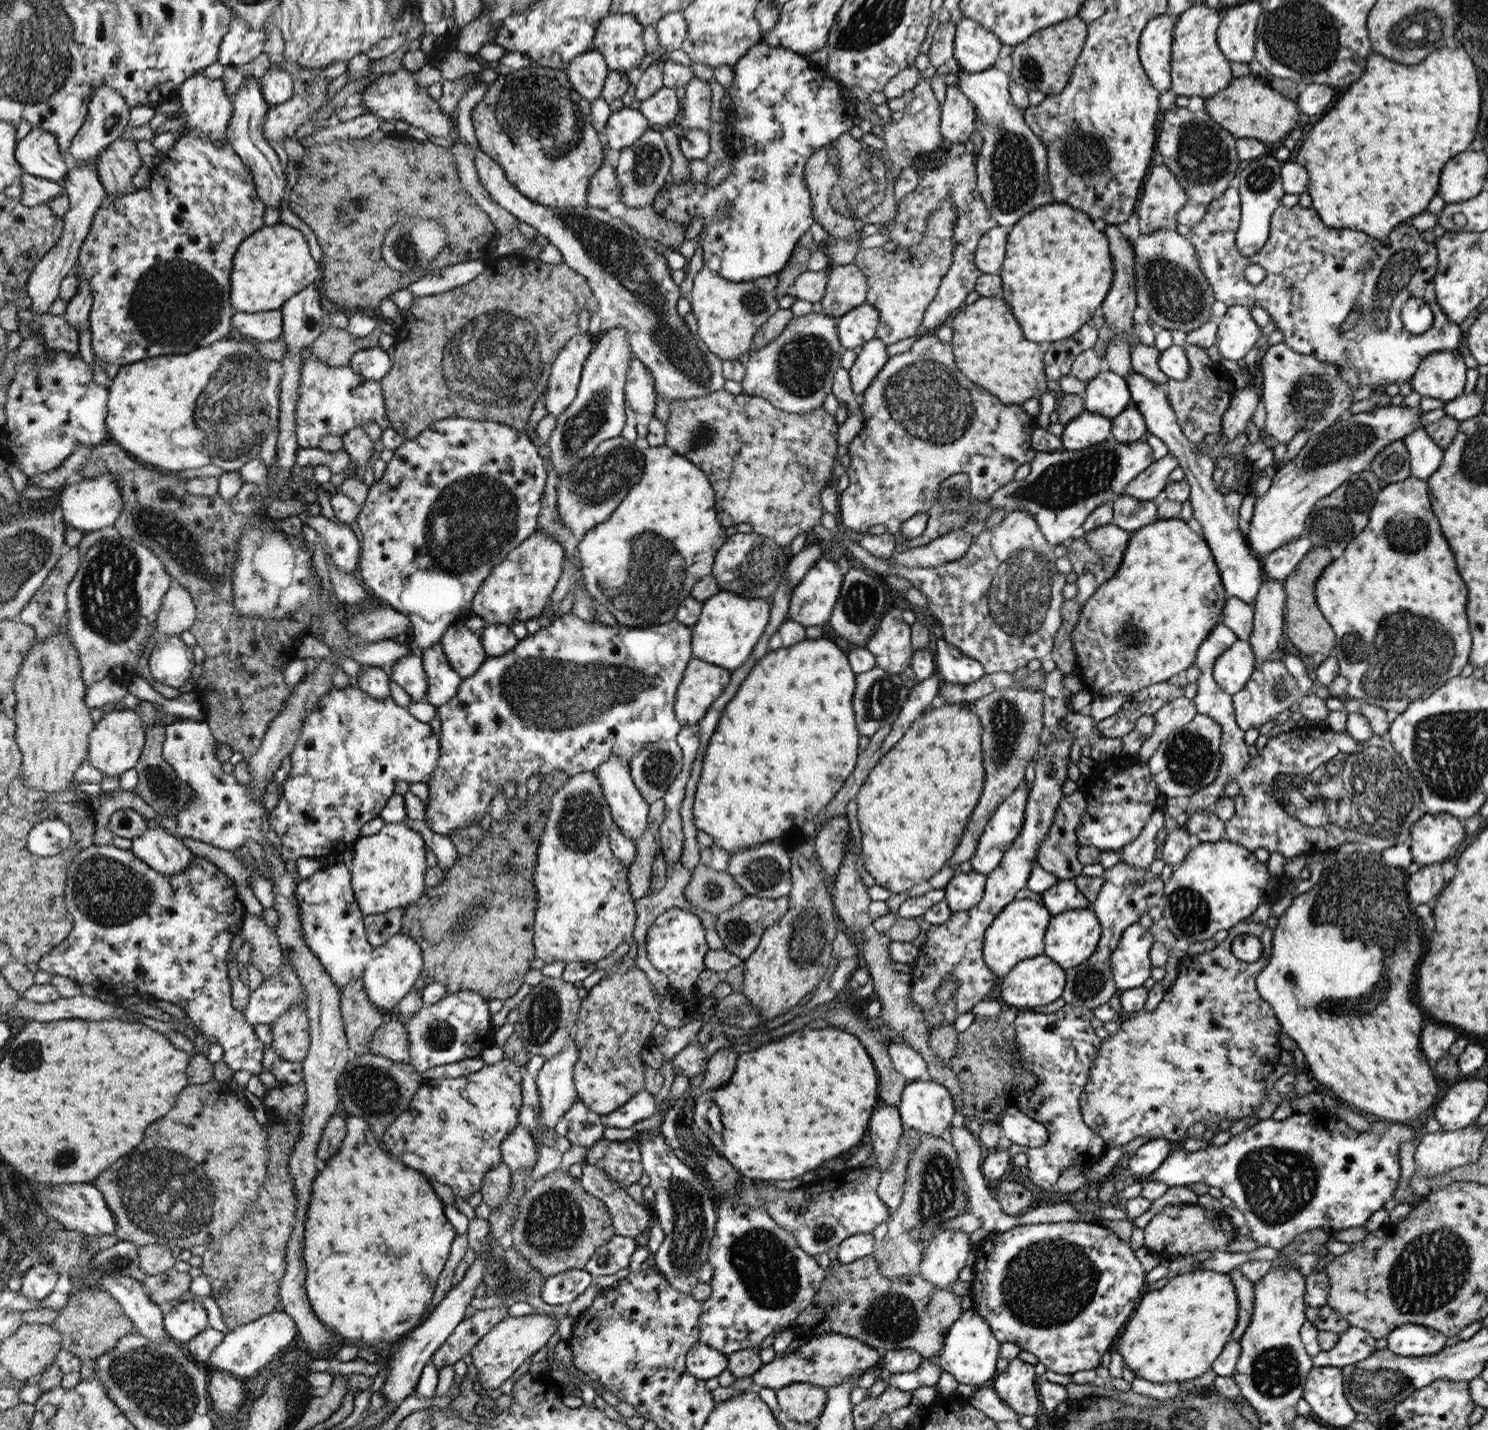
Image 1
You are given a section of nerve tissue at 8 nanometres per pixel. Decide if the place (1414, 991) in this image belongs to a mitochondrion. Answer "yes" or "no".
no

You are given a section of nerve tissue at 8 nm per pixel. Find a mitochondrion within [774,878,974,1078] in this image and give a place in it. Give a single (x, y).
(809, 930)

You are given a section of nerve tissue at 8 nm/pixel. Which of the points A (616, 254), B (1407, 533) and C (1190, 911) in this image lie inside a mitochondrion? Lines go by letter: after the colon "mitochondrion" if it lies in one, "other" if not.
A: mitochondrion
B: mitochondrion
C: mitochondrion

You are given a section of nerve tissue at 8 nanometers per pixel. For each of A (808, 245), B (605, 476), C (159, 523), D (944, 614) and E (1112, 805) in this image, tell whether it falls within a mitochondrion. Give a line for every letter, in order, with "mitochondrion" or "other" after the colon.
A: other
B: mitochondrion
C: mitochondrion
D: other
E: other

